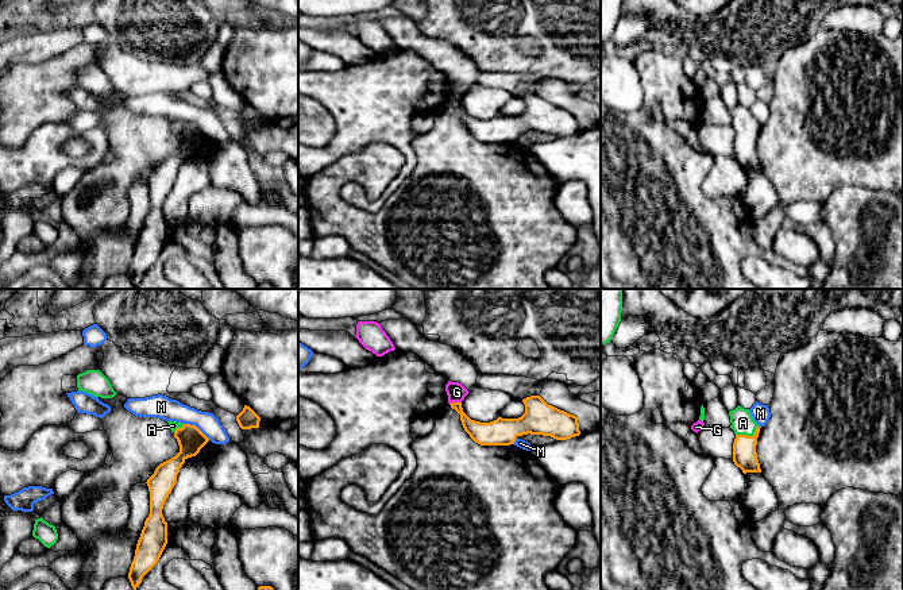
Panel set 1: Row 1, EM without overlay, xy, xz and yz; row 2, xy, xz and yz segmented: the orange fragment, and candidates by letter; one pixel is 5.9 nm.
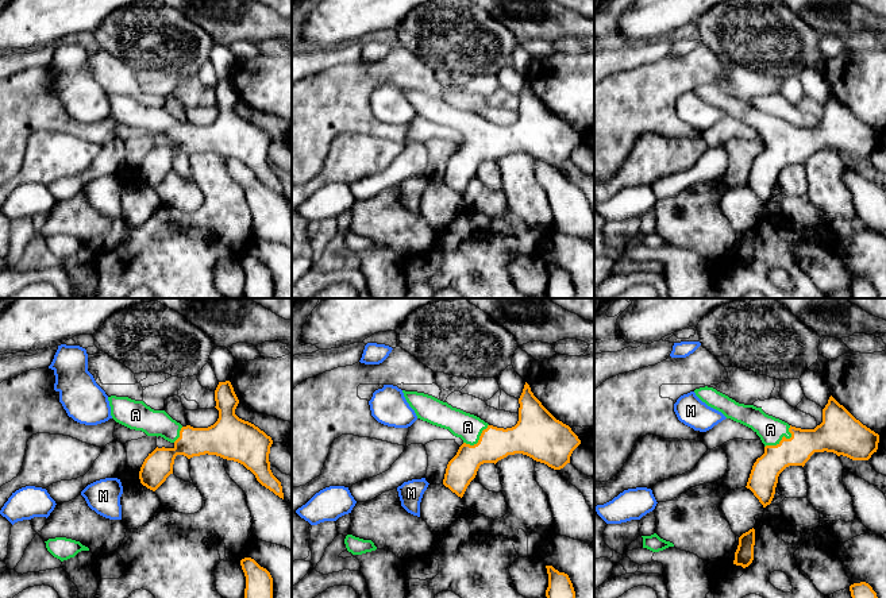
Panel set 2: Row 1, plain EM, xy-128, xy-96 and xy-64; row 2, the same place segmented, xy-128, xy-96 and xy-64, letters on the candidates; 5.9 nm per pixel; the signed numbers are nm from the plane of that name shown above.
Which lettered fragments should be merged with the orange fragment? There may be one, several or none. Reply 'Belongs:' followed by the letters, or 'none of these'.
Belongs: A

